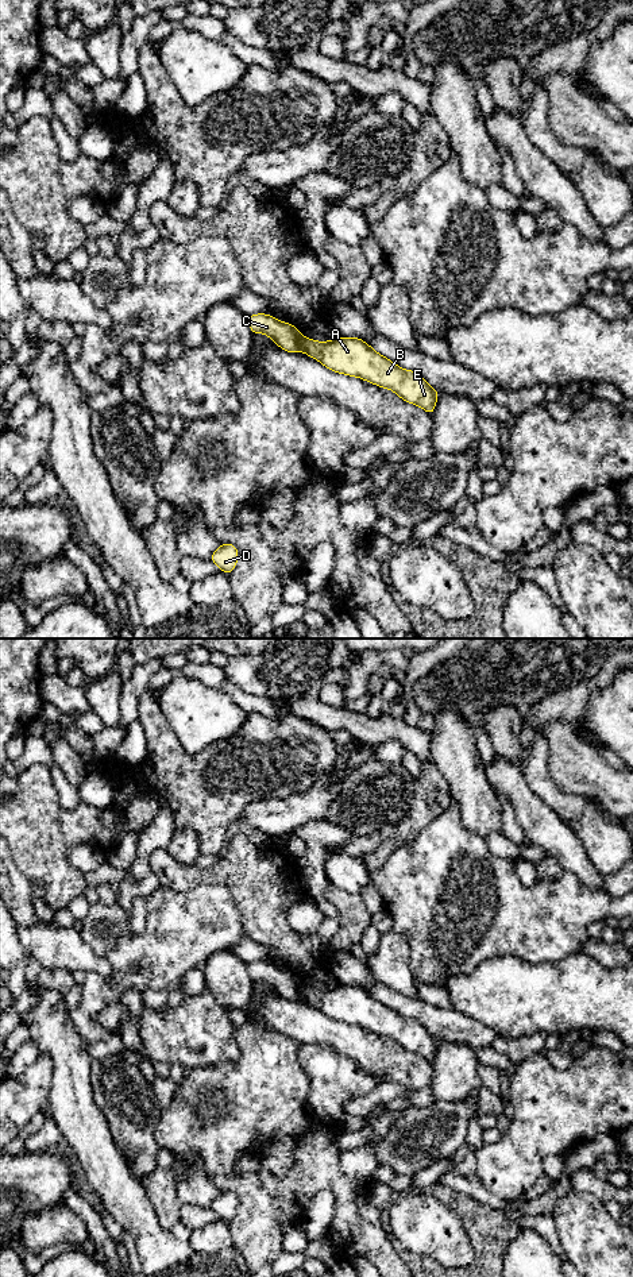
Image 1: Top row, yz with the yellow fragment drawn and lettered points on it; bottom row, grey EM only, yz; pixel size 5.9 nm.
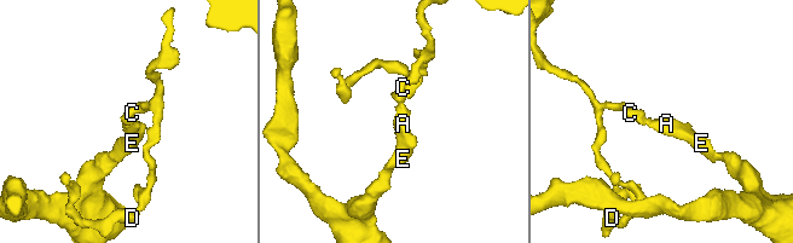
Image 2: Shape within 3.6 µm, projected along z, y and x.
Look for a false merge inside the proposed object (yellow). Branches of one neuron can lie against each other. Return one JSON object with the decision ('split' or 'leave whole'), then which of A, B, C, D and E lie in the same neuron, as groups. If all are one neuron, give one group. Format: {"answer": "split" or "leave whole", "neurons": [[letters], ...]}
{"answer": "split", "neurons": [["A", "B", "E"], ["C", "D"]]}

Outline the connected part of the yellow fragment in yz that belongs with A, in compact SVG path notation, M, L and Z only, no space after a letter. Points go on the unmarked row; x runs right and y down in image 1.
M336 984L328 989L302 985L301 999L331 1019L356 1025L389 1037L408 1052L420 1054L431 1064L435 1060L439 1048L437 1038L424 1025L413 1018L401 1016L360 985Z

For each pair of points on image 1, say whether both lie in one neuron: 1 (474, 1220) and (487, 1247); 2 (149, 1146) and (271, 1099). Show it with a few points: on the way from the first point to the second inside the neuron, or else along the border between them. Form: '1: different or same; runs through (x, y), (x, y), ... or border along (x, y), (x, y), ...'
1: same; runs through (481, 1227), (487, 1234), (487, 1241)
2: different; border along (163, 1111), (155, 1129), (155, 1141), (159, 1148)

